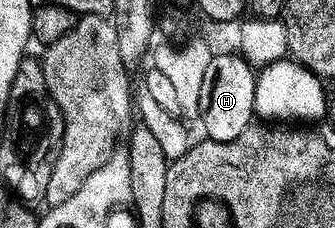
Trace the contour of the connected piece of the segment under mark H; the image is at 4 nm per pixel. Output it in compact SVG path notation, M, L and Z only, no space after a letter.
M233 54L233 56L213 55L210 66L206 70L206 79L202 81L202 106L200 107L199 123L204 124L207 139L214 142L234 142L234 138L242 138L246 130L257 119L255 110L255 90L258 72L253 68L243 56Z

